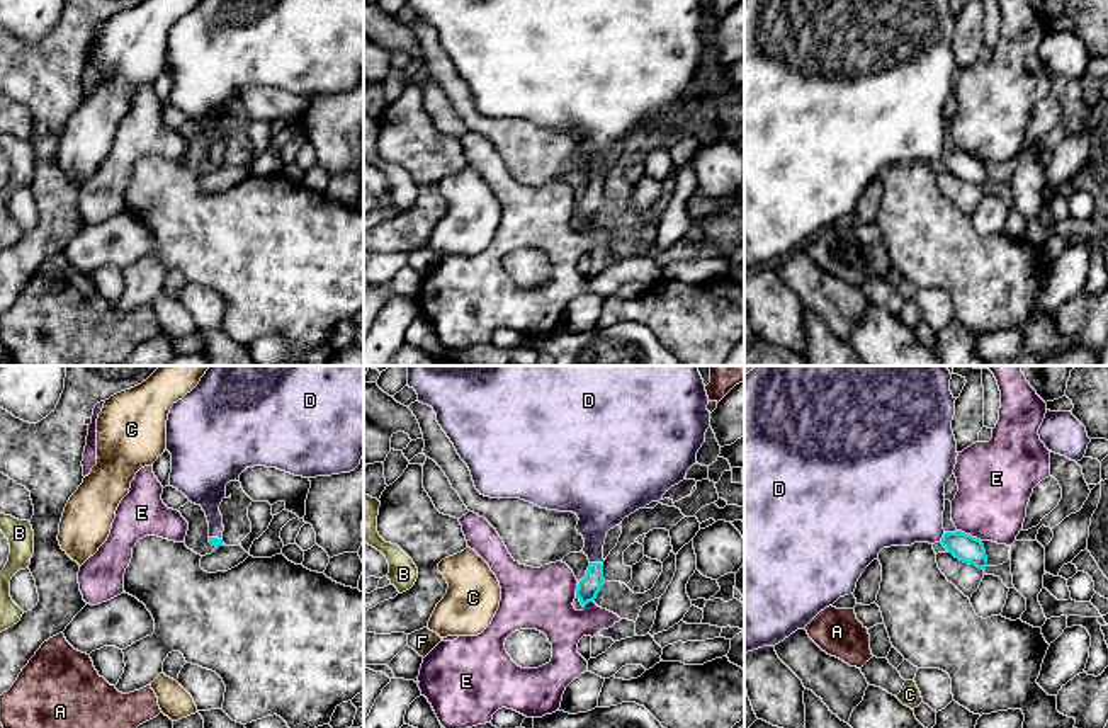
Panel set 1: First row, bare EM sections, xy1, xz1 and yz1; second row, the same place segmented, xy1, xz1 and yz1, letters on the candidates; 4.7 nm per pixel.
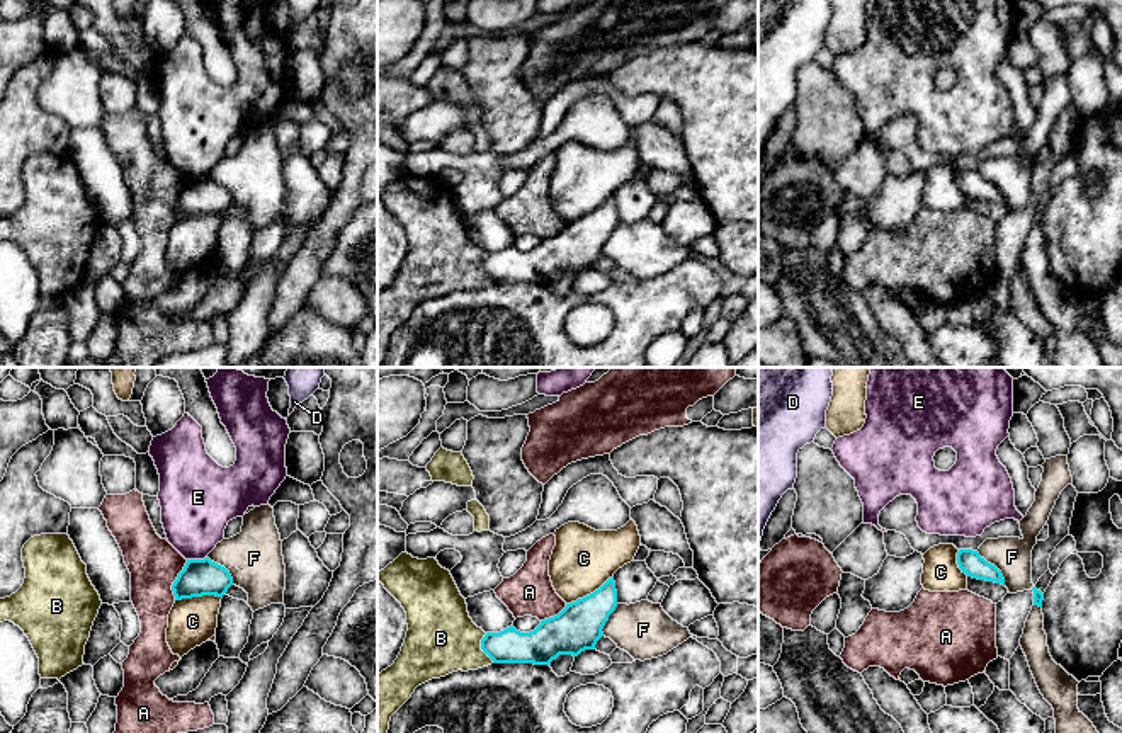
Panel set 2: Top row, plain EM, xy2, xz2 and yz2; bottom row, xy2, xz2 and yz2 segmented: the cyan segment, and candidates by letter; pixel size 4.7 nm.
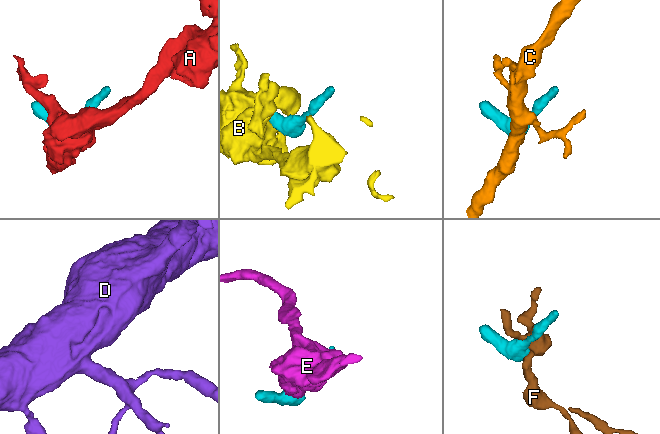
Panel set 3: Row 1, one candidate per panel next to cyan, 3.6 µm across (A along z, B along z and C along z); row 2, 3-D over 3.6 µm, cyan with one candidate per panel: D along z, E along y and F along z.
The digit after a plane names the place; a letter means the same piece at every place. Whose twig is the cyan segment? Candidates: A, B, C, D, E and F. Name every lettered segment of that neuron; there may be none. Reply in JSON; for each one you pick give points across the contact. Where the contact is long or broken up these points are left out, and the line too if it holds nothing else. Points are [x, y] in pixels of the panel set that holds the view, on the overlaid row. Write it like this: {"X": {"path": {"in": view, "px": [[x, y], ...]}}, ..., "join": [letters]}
{"D": {"path": {"in": "xz1", "px": [[588, 587], [597, 563], [595, 519], [599, 511]]}}, "join": ["D"]}

